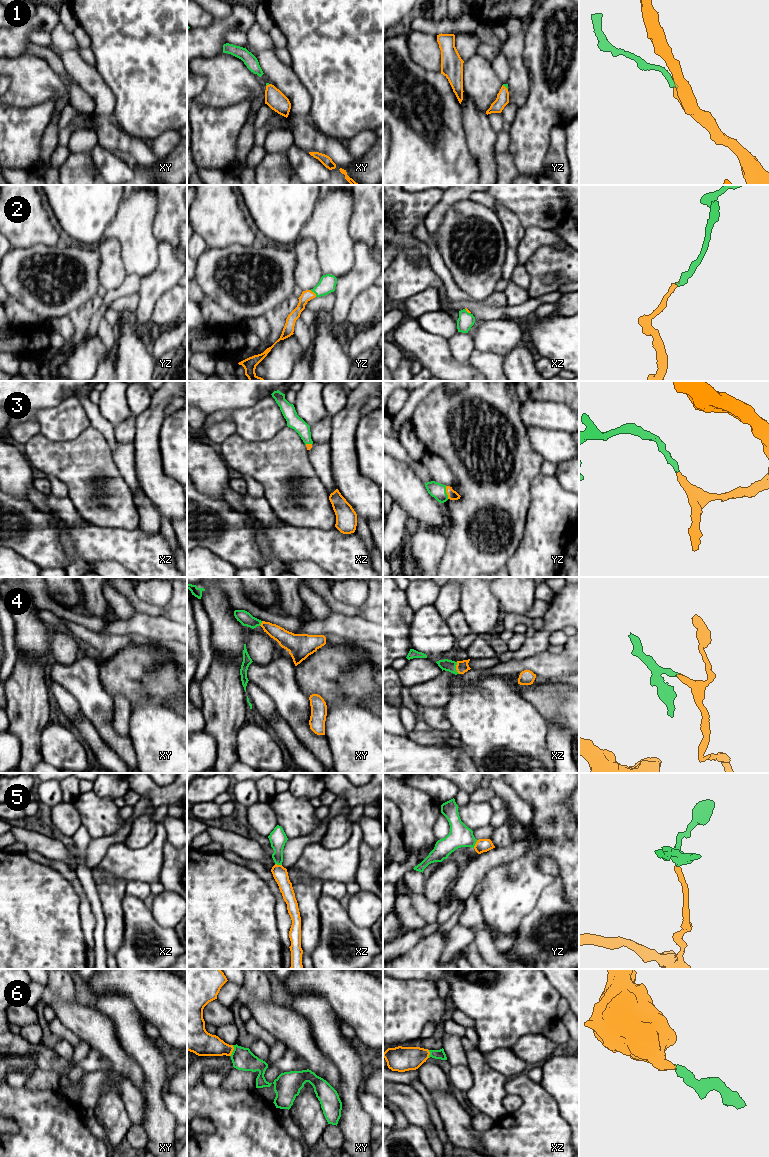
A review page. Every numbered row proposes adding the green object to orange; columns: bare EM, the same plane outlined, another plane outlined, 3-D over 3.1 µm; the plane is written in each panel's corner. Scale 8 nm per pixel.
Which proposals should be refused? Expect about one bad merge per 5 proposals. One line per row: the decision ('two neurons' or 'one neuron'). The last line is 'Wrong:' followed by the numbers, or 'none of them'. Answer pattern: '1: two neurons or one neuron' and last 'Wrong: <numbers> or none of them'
1: one neuron
2: one neuron
3: one neuron
4: one neuron
5: one neuron
6: one neuron
Wrong: none of them

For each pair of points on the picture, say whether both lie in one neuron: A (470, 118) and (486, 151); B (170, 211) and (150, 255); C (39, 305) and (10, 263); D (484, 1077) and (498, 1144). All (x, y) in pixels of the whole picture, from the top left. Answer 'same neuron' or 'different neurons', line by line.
A: same neuron
B: different neurons
C: same neuron
D: different neurons

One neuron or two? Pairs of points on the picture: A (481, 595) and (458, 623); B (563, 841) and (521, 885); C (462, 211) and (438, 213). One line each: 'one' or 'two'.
A: two
B: one
C: two

